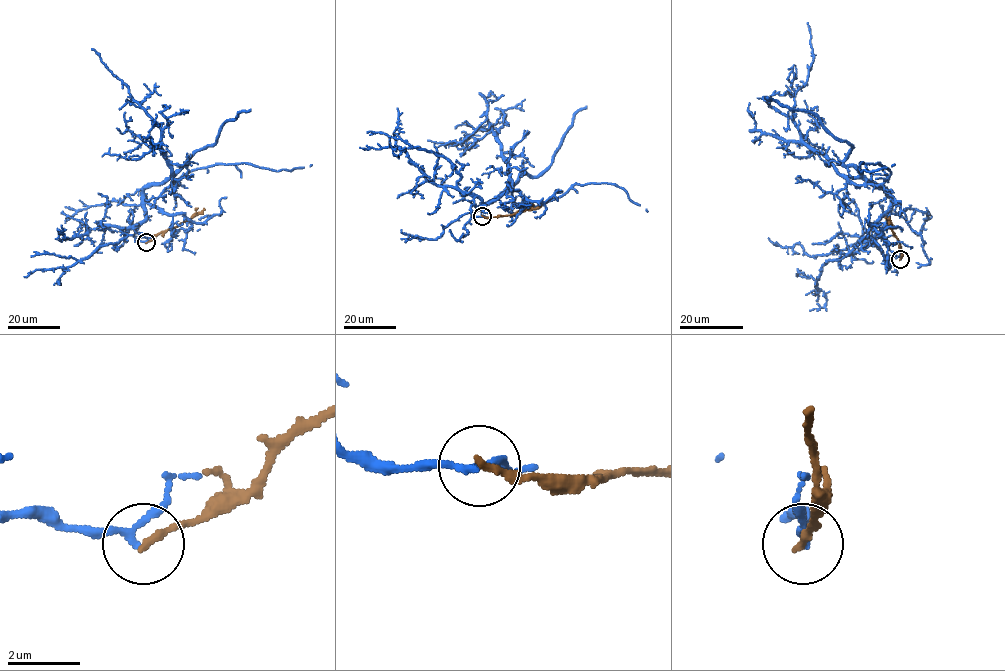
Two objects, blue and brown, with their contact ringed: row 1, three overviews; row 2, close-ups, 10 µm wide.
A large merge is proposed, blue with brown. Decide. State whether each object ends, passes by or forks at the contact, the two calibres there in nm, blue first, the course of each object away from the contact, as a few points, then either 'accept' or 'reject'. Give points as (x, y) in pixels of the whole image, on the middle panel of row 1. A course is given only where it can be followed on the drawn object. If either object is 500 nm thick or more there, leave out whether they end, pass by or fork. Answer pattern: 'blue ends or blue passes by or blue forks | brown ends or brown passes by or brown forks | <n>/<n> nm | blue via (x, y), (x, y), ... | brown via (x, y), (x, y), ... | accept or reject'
blue passes by | brown ends | 160/200 nm | blue via (482, 217), (471, 214), (474, 195), (479, 208), (509, 182), (497, 130), (478, 130), (457, 145), (427, 140) | brown via (482, 216), (511, 215), (541, 206) | reject

